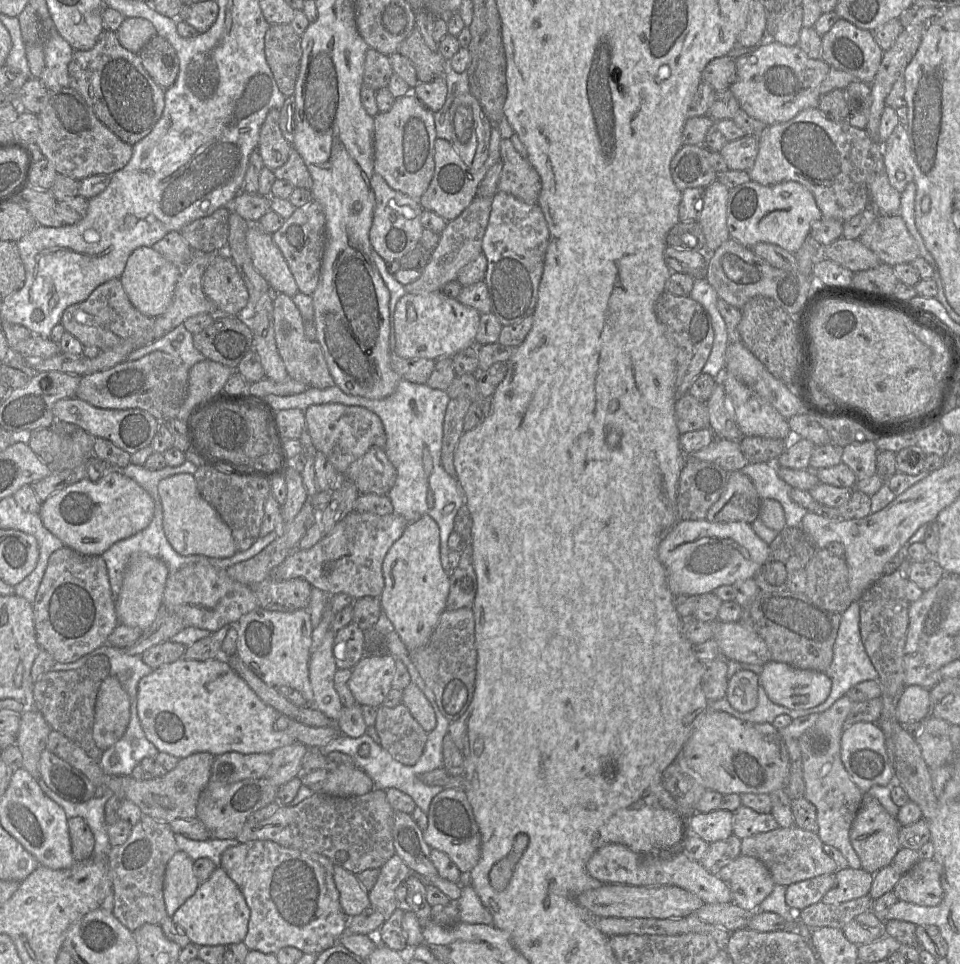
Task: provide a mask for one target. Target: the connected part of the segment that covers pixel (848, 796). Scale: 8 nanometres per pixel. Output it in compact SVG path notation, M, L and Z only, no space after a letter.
M848 696L839 698L826 711L819 714L816 722L798 739L802 755L804 796L816 808L817 835L823 844L837 848L853 869L862 867L861 861L850 843L850 829L859 810L864 793L851 780L841 760L841 735L846 718L854 703Z

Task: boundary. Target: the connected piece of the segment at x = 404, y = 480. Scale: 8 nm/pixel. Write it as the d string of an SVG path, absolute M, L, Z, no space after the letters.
M400 380L393 394L383 399L369 399L344 393L339 387L326 389L309 387L306 391L290 395L257 395L273 415L280 410L297 408L305 411L311 405L327 403L361 406L375 413L381 420L386 434L384 451L396 469L397 477L387 496L393 506L393 513L412 523L423 515L435 520L440 530L440 561L442 568L450 575L448 538L454 531L454 518L465 503L464 494L456 480L443 468L441 449L443 423L450 401L446 391L433 389L427 384Z

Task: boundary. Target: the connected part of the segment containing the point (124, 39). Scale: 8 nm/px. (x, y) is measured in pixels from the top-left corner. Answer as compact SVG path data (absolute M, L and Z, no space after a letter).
M130 17L124 19L116 34L121 46L133 53L139 53L141 48L156 35L156 29L145 18Z

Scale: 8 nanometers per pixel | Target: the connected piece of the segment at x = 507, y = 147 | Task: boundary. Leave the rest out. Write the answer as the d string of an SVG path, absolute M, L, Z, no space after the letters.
M510 139L500 144L502 171L498 181L498 191L508 193L527 204L537 204L541 190L541 180L529 163L514 148Z

